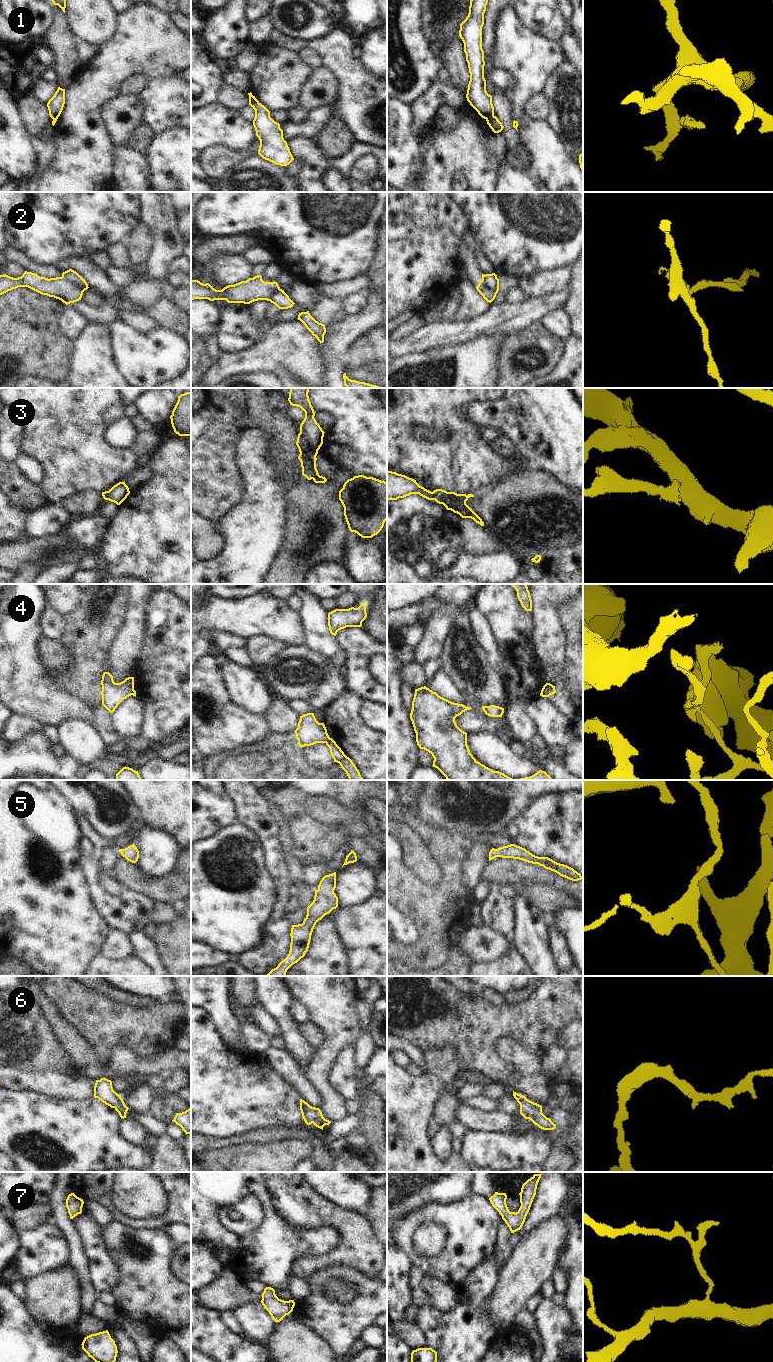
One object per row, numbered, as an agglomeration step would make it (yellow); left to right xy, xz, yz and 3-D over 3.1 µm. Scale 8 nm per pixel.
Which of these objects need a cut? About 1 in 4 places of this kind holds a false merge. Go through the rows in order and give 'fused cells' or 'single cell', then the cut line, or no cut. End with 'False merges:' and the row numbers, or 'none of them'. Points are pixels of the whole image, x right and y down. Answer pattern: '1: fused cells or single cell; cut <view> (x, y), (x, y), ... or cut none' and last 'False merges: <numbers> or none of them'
1: fused cells; cut yz (493, 115), (486, 119)
2: fused cells; cut xy (62, 276), (75, 282), (83, 291)
3: fused cells; cut xz (300, 432), (311, 443), (318, 443), (322, 440)
4: fused cells; cut xz (329, 737), (325, 742)
5: single cell; cut none
6: single cell; cut none
7: single cell; cut none
False merges: 1, 2, 3, 4

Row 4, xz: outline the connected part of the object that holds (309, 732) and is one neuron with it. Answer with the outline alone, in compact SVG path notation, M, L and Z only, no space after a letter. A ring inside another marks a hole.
M314 713L300 716L298 728L294 732L301 748L316 743L326 743L330 738L324 723L319 723Z

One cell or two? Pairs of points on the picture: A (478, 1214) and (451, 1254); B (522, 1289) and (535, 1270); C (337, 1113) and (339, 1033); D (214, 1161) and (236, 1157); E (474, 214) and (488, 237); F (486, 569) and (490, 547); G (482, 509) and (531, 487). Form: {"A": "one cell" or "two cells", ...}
{"A": "one cell", "B": "one cell", "C": "one cell", "D": "one cell", "E": "one cell", "F": "two cells", "G": "one cell"}

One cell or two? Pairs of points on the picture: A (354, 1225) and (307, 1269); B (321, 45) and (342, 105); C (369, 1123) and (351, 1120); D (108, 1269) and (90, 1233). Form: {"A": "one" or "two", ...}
{"A": "one", "B": "one", "C": "two", "D": "one"}

